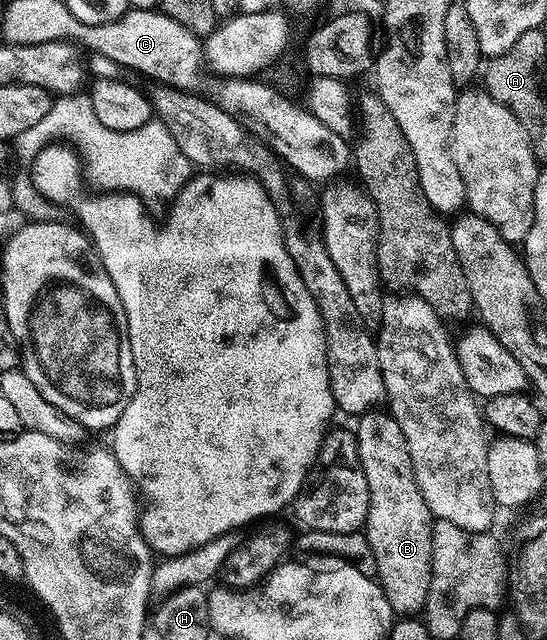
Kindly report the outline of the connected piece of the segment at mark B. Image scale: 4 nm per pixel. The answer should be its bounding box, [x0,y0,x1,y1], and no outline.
[355,409,434,617]

